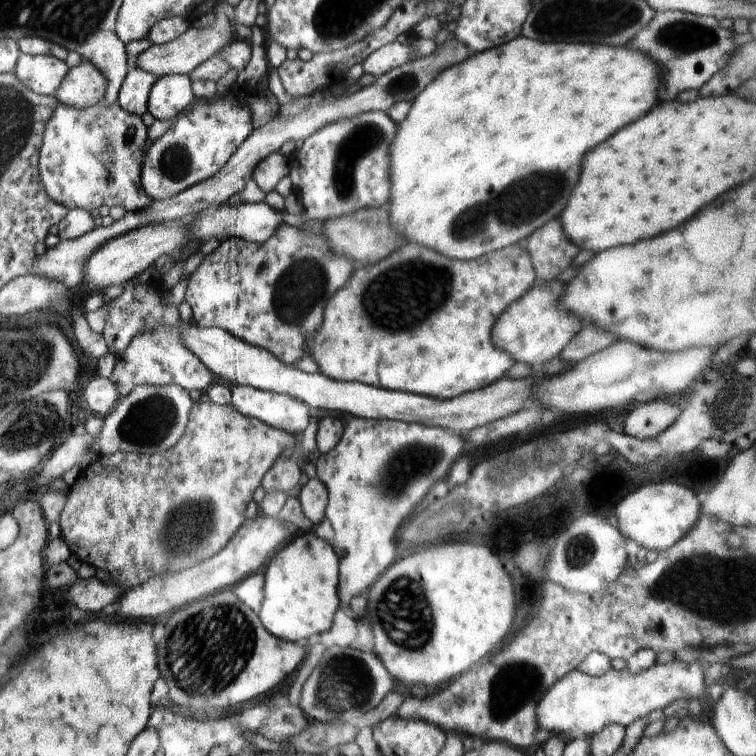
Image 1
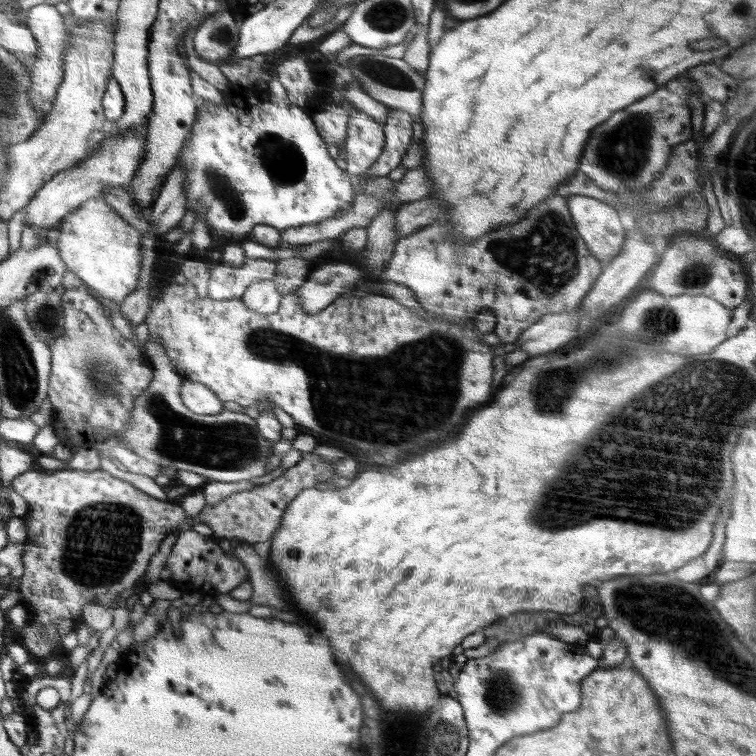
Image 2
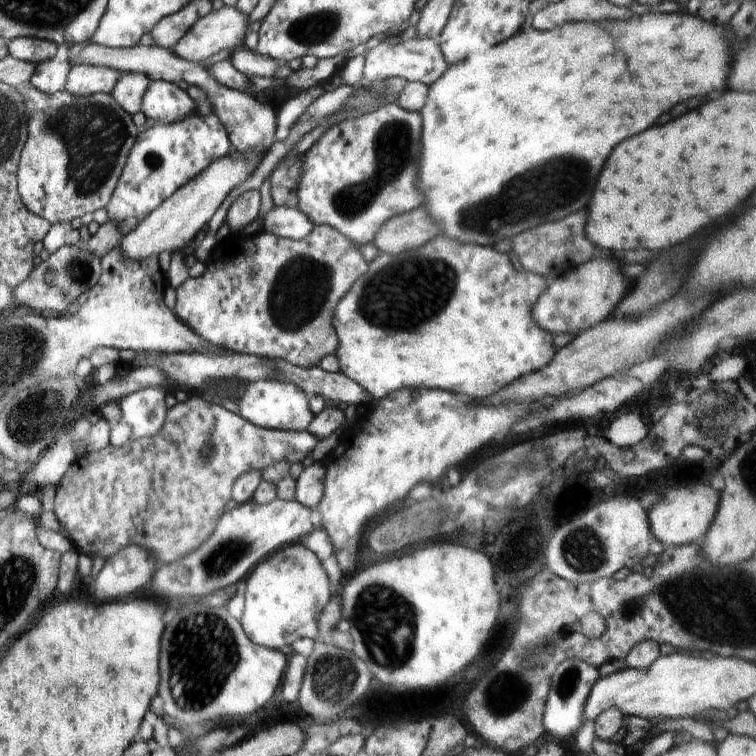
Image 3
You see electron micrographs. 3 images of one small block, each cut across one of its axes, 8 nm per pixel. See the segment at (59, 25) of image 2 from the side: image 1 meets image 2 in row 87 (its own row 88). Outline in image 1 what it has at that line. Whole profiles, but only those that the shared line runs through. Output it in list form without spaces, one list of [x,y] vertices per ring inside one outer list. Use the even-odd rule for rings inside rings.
[[[21,54],[13,74],[38,95],[55,97],[61,81],[68,74],[69,68],[65,61],[52,56],[37,55],[30,57]]]

